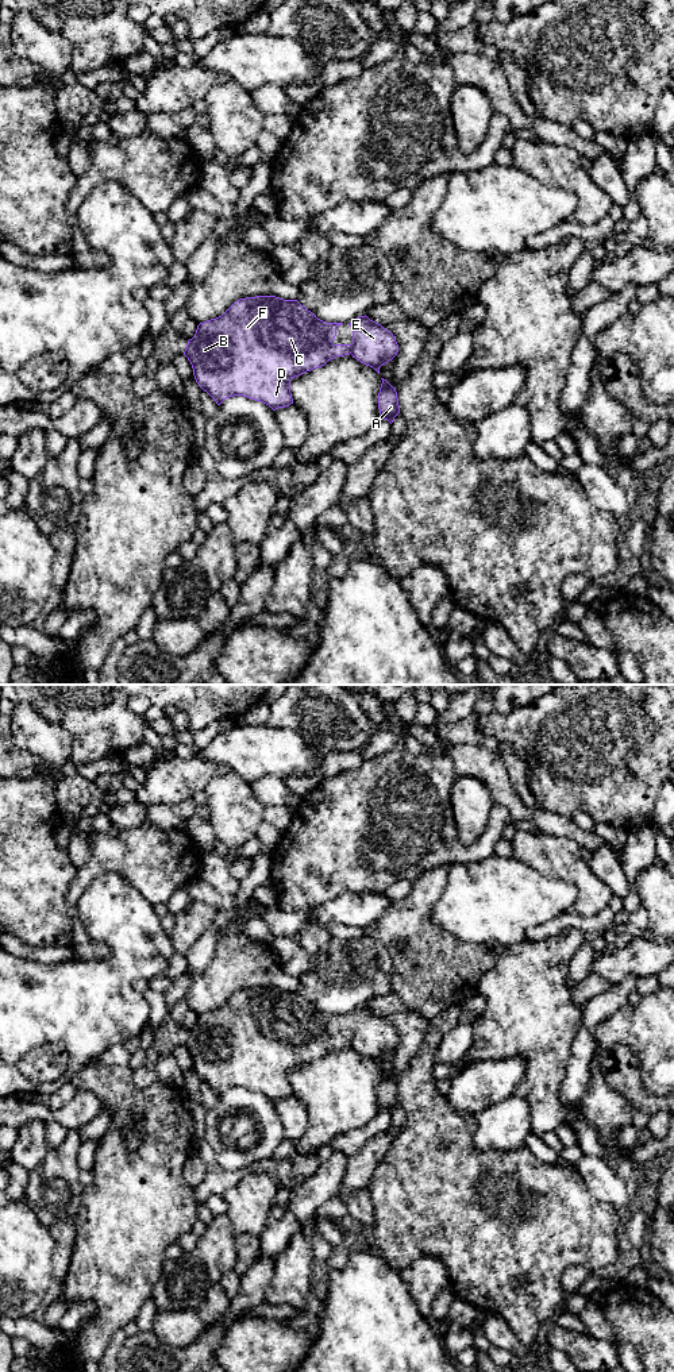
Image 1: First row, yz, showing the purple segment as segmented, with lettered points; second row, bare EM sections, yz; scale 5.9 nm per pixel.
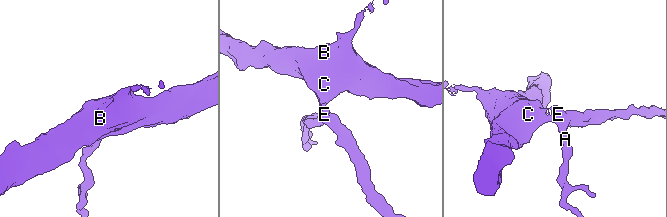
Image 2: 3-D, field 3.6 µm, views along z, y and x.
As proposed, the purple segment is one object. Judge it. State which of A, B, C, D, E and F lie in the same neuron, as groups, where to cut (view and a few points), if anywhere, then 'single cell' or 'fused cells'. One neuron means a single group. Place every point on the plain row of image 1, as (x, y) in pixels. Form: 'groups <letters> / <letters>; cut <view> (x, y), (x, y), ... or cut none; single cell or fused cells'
groups A B C D E F; cut none; single cell

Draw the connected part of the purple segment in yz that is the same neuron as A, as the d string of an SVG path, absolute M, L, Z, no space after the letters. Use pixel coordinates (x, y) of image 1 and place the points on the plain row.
M381 1071L382 1075L378 1084L378 1101L380 1106L392 1115L394 1109L400 1105L397 1083L386 1071Z

